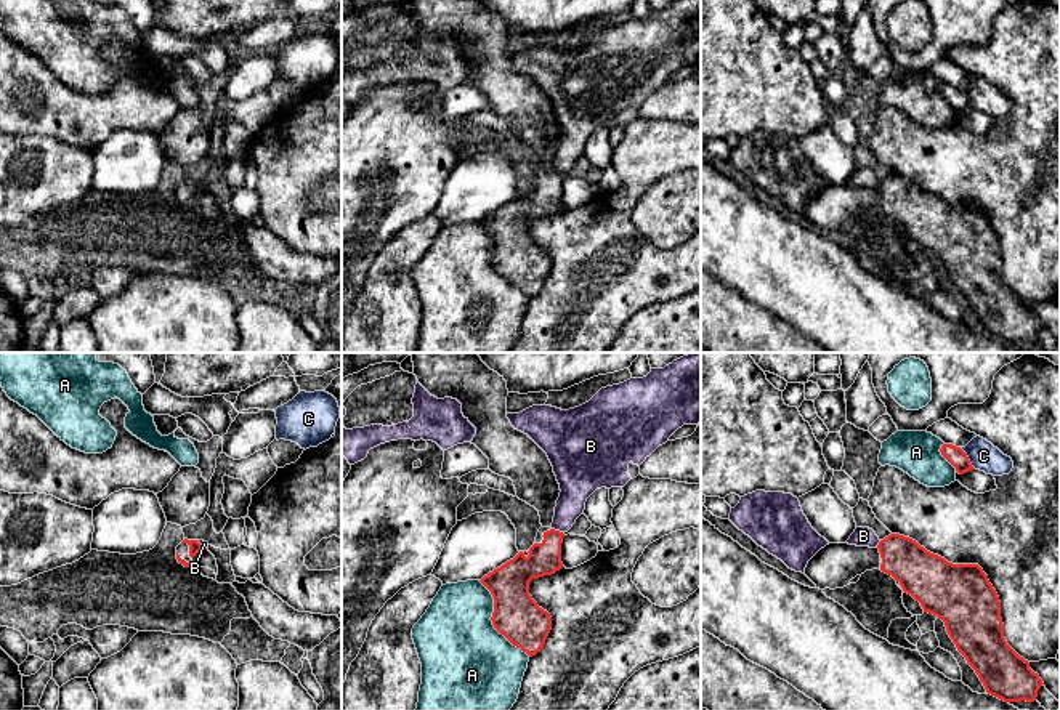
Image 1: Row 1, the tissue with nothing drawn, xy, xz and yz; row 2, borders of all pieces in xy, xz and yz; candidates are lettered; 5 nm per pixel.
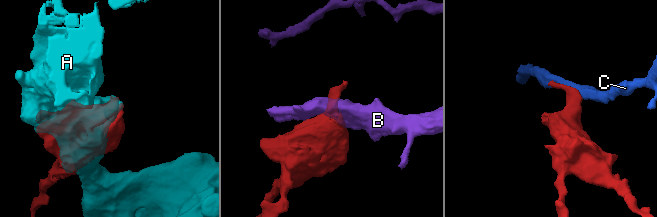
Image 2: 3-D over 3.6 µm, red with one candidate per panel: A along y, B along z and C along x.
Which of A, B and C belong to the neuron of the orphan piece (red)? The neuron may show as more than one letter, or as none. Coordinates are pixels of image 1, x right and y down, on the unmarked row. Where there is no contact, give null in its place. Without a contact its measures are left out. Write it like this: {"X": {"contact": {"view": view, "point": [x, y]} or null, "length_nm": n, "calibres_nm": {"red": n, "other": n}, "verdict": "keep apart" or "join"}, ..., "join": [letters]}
{"A": {"contact": {"view": "xz", "point": [493, 263]}, "length_nm": 460, "calibres_nm": {"red": 240, "other": 460}, "verdict": "keep apart"}, "B": {"contact": {"view": "xz", "point": [557, 172]}, "length_nm": 60, "calibres_nm": {"red": 160, "other": 170}, "verdict": "keep apart"}, "C": {"contact": {"view": "yz", "point": [967, 100]}, "length_nm": 140, "calibres_nm": {"red": 90, "other": 150}, "verdict": "keep apart"}, "join": []}

